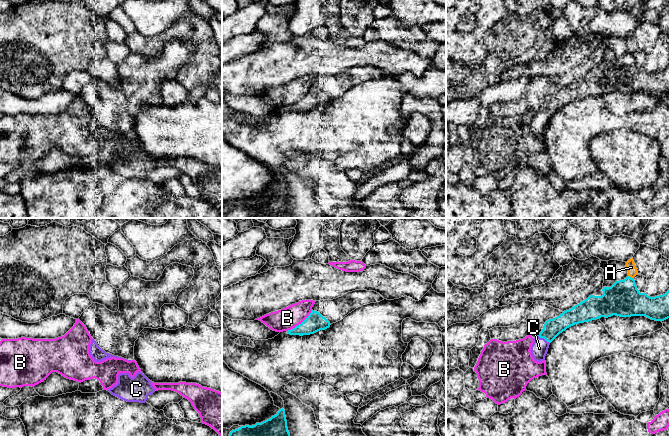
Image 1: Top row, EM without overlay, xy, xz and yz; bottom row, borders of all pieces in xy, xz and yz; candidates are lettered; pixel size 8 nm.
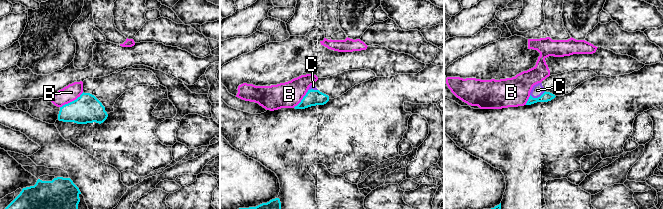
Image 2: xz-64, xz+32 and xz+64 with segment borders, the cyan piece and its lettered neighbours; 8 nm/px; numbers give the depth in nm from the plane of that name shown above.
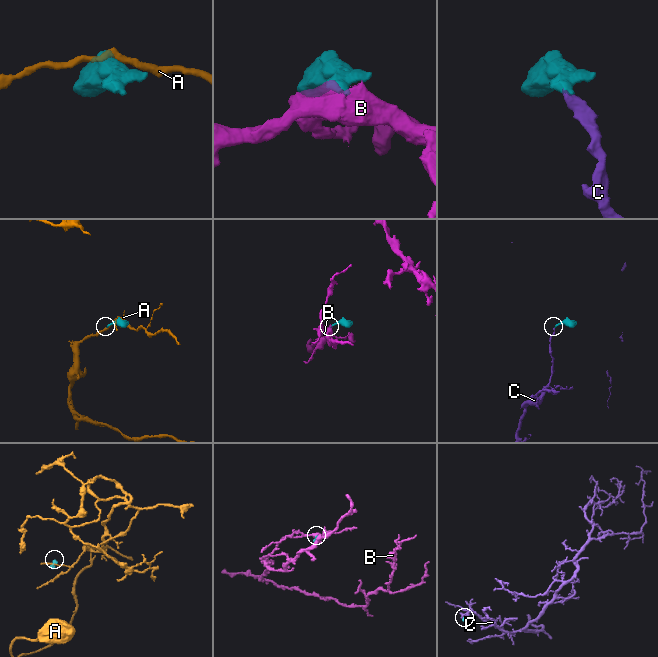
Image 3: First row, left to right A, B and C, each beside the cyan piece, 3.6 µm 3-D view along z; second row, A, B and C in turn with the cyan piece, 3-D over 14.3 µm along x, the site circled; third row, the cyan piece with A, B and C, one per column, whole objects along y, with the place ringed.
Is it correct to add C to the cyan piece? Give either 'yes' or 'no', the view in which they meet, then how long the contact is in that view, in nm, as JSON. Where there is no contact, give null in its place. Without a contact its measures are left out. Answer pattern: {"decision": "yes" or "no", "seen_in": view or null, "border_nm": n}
{"decision": "yes", "seen_in": "yz", "border_nm": 120}

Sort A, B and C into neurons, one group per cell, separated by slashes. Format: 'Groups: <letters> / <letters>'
Groups: A / B / C

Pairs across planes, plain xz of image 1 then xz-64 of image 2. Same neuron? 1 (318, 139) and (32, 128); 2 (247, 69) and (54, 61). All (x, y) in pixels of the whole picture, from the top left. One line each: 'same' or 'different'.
1: different
2: different

